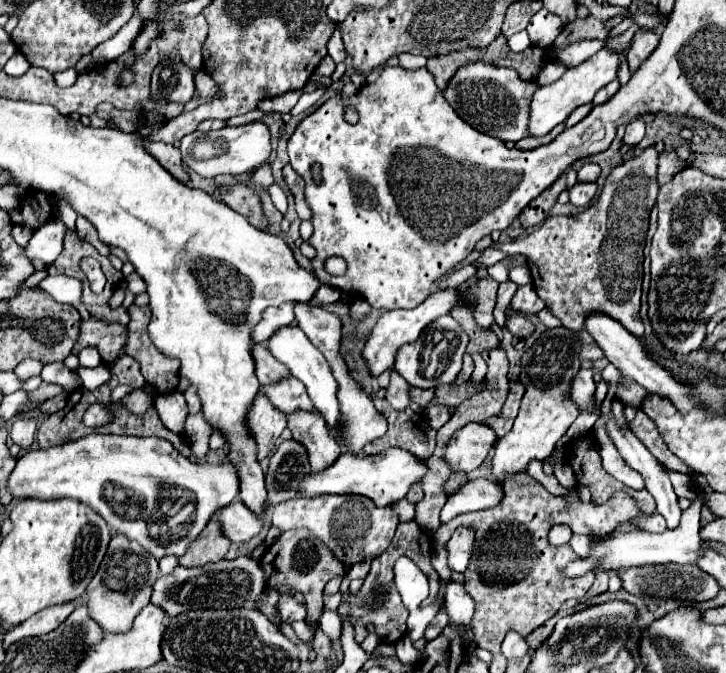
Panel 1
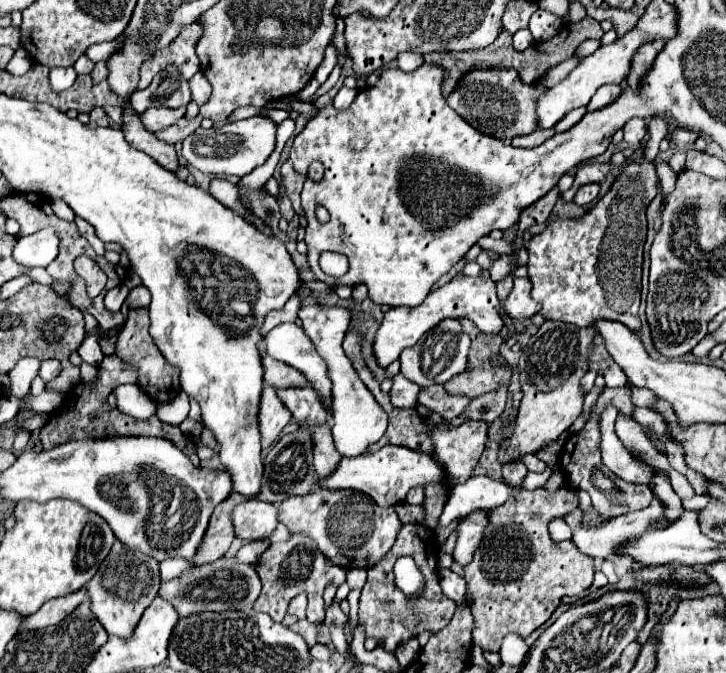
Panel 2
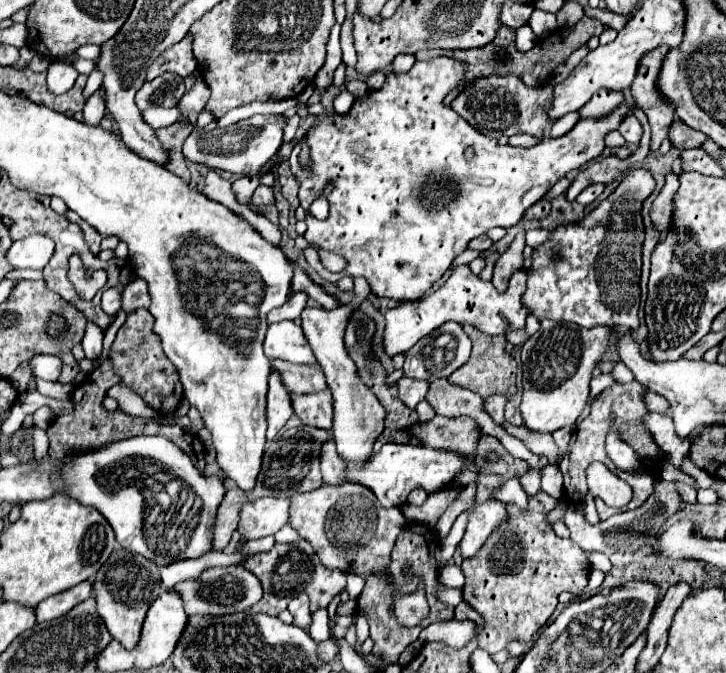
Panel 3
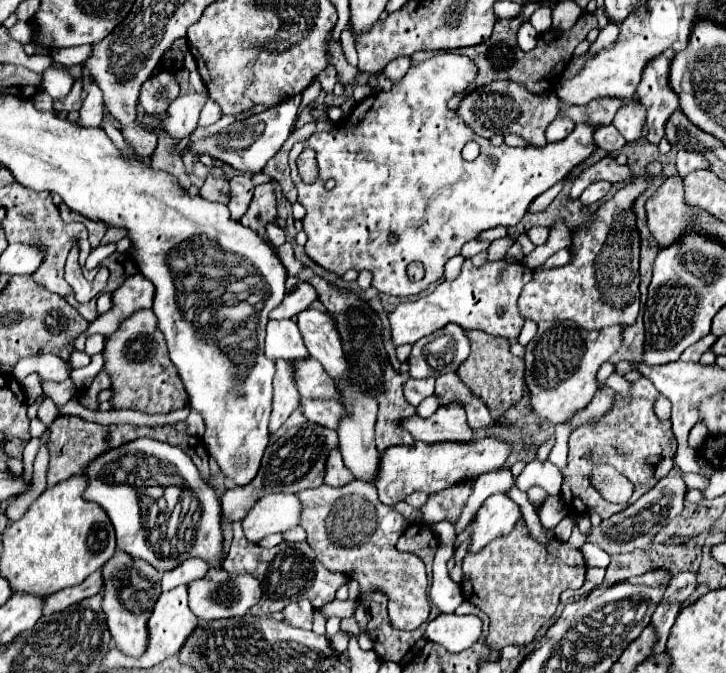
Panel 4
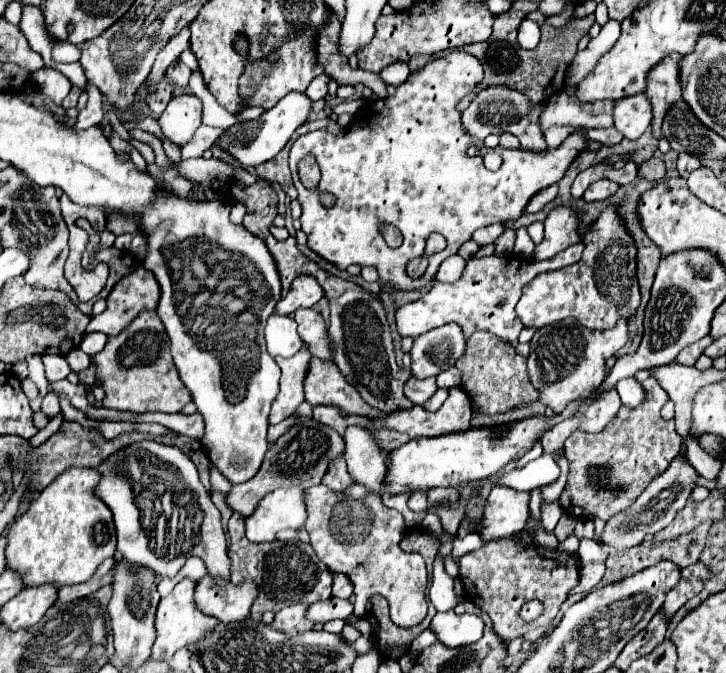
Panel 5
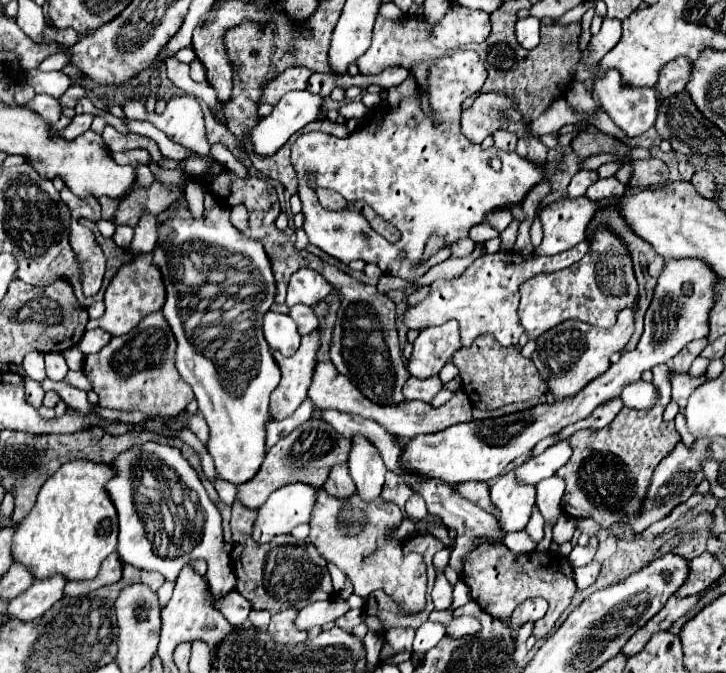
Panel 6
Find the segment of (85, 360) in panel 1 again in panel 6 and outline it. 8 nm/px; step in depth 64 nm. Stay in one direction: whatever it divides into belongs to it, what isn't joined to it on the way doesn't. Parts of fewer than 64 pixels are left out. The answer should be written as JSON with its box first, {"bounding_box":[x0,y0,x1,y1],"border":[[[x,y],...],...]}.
{"bounding_box":[78,328,112,354],"border":[[[102,328],[86,330],[84,336],[82,336],[82,340],[80,340],[80,344],[78,344],[78,348],[80,348],[80,352],[84,352],[84,354],[94,354],[94,352],[102,350],[102,348],[110,342],[110,338],[112,338],[112,336],[110,336],[108,332],[104,332]]]}

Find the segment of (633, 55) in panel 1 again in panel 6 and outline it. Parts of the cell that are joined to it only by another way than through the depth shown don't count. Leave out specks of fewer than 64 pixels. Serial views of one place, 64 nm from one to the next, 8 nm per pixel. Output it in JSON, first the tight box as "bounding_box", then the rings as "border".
{"bounding_box":[658,58,692,96],"border":[[[676,58],[672,60],[662,72],[660,72],[660,82],[658,90],[660,96],[670,96],[676,92],[682,92],[692,76],[692,62],[688,58]]]}

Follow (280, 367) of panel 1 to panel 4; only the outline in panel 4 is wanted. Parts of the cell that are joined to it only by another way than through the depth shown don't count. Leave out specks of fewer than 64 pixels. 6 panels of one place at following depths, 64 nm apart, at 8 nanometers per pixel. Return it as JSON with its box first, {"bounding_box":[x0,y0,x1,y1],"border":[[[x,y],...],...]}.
{"bounding_box":[296,358,340,400],"border":[[[314,358],[296,362],[296,386],[302,398],[340,400],[340,388],[336,388],[336,380],[332,380],[328,372],[324,372],[324,366]]]}

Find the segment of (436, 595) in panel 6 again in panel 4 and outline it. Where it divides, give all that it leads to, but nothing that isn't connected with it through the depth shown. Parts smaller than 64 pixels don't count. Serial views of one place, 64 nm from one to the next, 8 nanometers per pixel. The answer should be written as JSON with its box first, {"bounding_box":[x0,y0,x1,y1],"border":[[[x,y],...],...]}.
{"bounding_box":[430,543,464,608],"border":[[[440,543],[435,554],[432,568],[432,588],[430,588],[430,600],[436,608],[458,608],[464,602],[462,596],[462,588],[452,582],[452,578],[448,576],[446,570],[446,562],[452,558],[454,554],[454,544]]]}

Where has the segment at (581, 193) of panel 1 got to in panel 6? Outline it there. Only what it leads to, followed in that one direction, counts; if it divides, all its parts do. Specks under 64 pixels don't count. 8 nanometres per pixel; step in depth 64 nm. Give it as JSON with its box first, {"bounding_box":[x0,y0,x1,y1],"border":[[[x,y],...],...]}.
{"bounding_box":[586,176,626,200],"border":[[[616,176],[612,178],[604,178],[604,180],[598,180],[594,182],[586,196],[590,200],[602,200],[602,198],[616,198],[616,196],[622,196],[626,192],[626,184],[622,184],[620,180],[616,180]]]}

